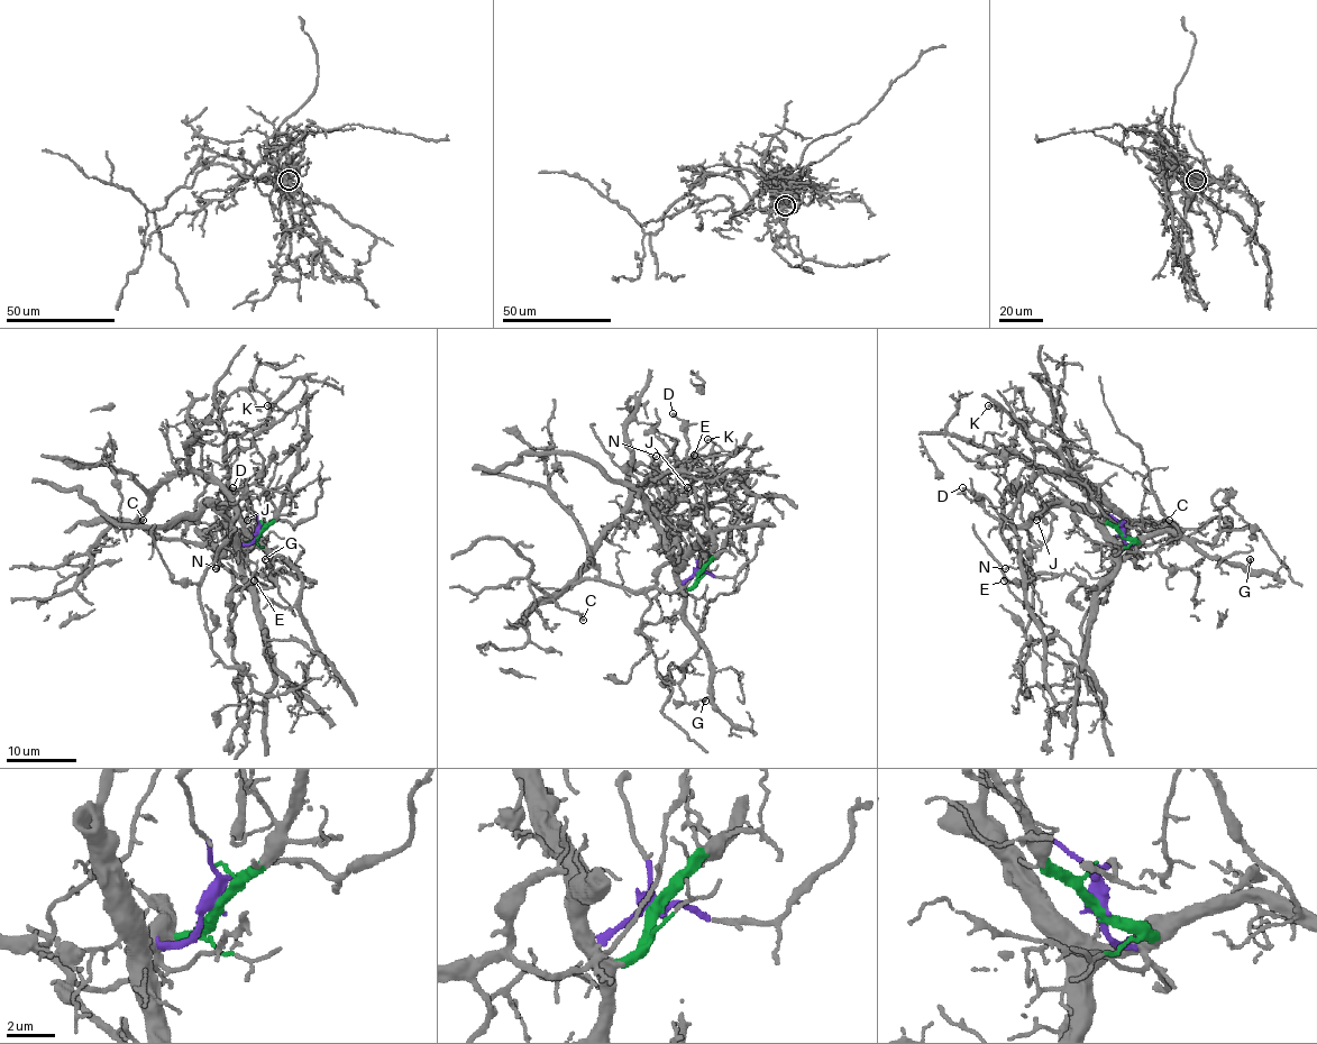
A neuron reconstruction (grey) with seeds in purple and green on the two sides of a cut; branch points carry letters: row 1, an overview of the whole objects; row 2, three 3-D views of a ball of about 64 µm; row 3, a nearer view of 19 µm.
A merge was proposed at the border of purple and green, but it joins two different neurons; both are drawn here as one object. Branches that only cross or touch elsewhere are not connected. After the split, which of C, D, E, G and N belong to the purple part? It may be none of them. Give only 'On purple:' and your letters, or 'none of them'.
On purple: C, D, E, N

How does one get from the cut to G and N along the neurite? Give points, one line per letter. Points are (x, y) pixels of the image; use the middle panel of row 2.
G: (700, 573), (684, 604), (684, 623), (711, 658), (711, 690), (705, 701)
N: (698, 573), (677, 589), (659, 592), (576, 579), (622, 509), (675, 459), (671, 452), (654, 472), (656, 456)

